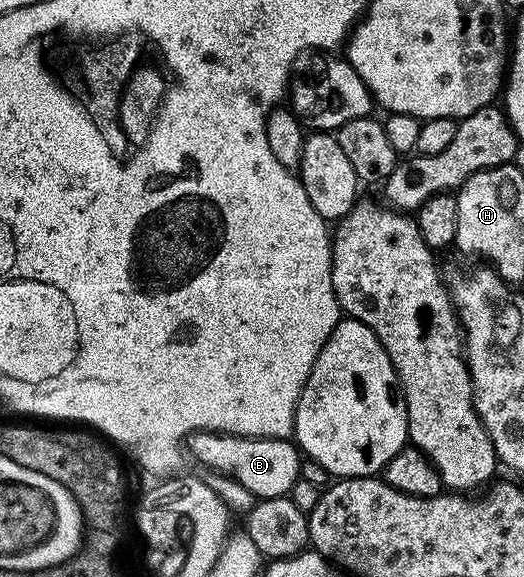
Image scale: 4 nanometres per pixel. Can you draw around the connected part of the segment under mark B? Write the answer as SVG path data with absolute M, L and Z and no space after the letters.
M194 432L188 437L186 441L186 447L188 452L201 464L204 468L209 468L210 471L216 472L212 474L219 474L224 478L231 478L236 481L237 484L241 484L253 498L259 498L262 500L269 500L270 498L278 498L279 496L288 496L291 493L294 482L300 479L300 462L302 459L302 453L295 443L291 439L287 440L275 440L274 438L266 438L265 436L229 436L227 432Z

